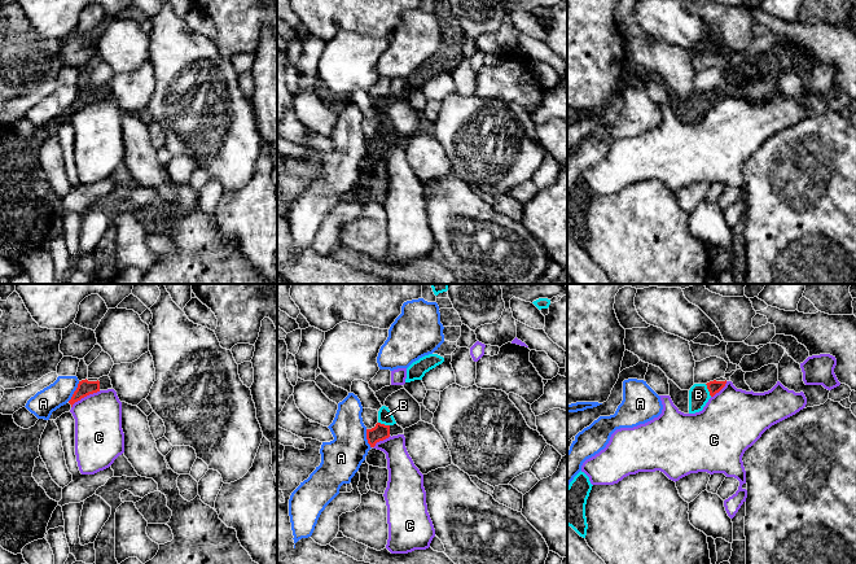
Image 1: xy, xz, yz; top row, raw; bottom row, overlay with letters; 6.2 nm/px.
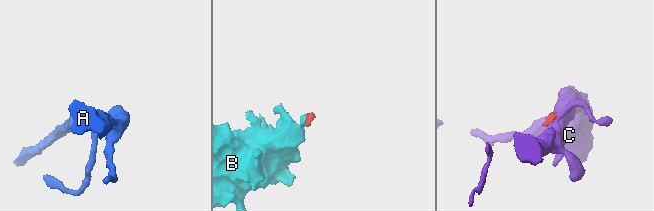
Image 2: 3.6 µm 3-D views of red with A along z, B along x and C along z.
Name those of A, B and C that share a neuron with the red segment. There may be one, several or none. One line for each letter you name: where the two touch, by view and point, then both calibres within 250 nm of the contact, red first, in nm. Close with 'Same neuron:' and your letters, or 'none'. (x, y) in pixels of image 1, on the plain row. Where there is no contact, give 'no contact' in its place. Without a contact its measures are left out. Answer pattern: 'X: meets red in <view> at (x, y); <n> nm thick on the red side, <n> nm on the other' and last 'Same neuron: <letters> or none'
B: meets red in yz at (709, 100); 80 nm thick on the red side, 130 nm on the other
Same neuron: B

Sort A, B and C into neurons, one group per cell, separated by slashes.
A / B / C

